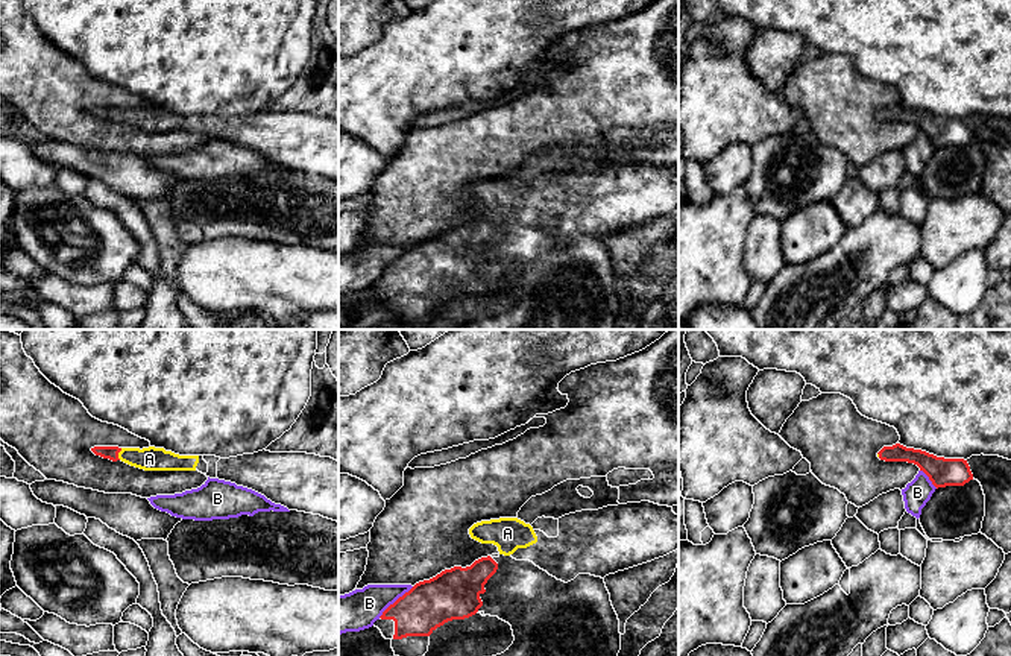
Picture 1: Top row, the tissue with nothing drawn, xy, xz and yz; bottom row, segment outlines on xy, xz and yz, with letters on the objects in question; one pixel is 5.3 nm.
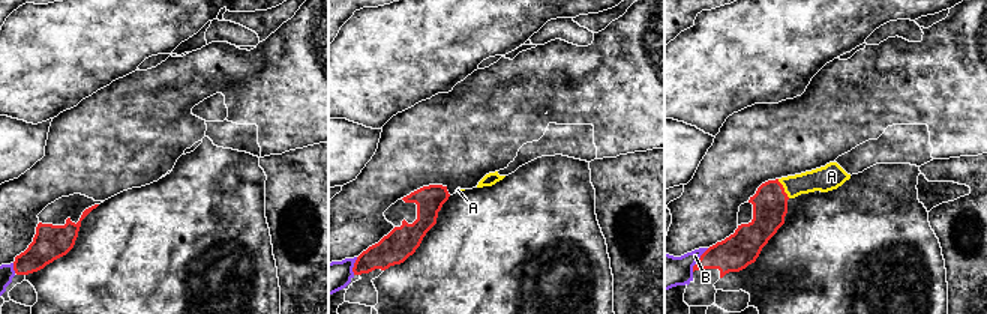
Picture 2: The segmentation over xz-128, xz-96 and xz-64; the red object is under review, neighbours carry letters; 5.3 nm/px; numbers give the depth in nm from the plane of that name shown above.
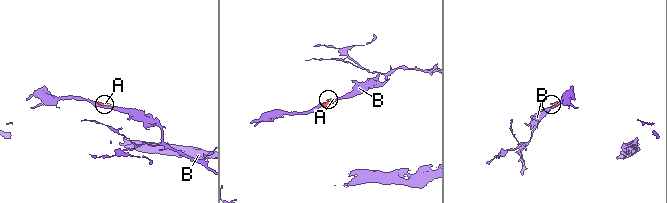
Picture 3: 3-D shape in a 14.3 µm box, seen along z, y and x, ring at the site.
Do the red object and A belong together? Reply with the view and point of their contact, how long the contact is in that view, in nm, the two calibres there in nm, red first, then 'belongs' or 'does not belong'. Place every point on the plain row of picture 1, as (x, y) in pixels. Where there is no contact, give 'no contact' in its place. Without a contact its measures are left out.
xy (117, 114) | 70 nm | 70/130 nm | belongs

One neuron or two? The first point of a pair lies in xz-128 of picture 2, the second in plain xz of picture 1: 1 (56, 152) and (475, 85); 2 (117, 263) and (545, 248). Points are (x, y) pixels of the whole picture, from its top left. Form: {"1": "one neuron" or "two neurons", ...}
{"1": "two neurons", "2": "one neuron"}

